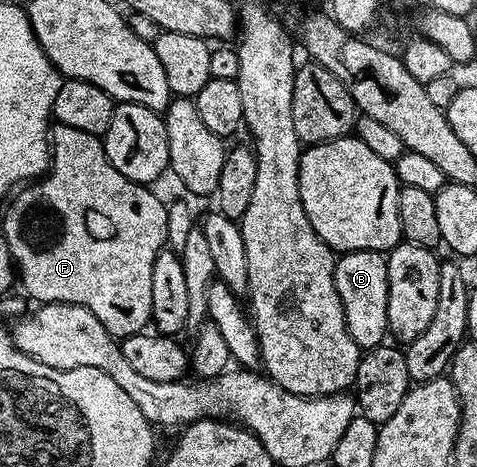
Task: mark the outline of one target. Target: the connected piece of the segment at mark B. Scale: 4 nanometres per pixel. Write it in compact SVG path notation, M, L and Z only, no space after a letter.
M344 252L335 262L335 285L341 298L347 329L360 350L380 347L388 339L389 282L387 266L389 260L381 252Z

